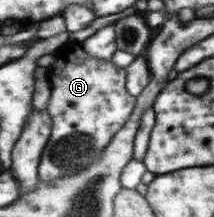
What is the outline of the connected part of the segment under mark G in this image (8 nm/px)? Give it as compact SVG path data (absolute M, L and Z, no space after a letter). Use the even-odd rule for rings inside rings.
M70 42L58 50L58 62L52 64L49 72L53 84L49 112L54 119L54 132L40 164L44 182L80 174L96 164L114 136L129 123L139 101L130 94L127 68L116 66L112 60L90 56L78 42Z

